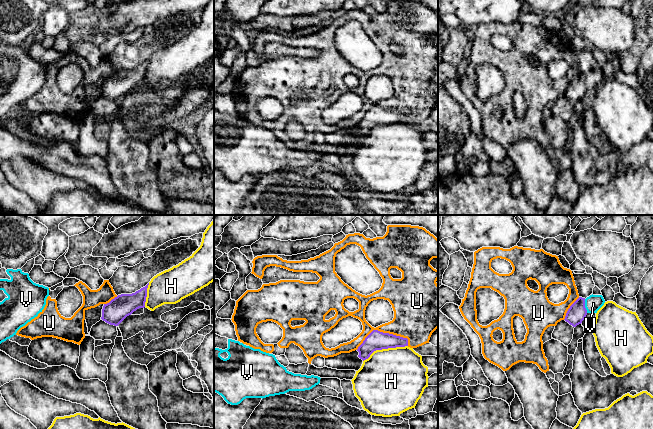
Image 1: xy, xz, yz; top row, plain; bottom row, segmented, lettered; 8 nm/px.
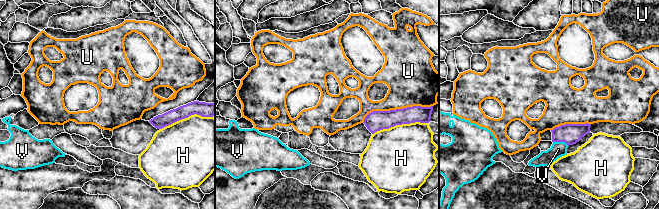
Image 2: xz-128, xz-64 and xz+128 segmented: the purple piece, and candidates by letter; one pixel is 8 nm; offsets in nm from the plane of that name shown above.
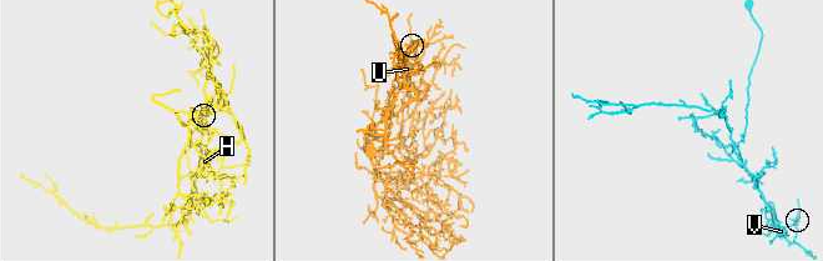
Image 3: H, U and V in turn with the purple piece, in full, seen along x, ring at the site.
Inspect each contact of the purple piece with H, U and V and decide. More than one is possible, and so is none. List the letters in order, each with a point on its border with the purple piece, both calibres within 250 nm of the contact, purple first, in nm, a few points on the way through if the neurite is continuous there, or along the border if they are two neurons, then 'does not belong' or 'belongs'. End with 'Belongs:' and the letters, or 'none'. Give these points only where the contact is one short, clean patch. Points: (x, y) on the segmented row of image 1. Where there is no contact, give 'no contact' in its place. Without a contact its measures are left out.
H: contact xz (385, 348); calibres 160 and 480 nm; does not belong
U: contact xz (381, 332); calibres 160 and 280 nm; does not belong
V: contact yz (584, 306); calibres 150 and 140 nm; way yz (577, 312), (584, 306), (593, 303); belongs
Belongs: V

